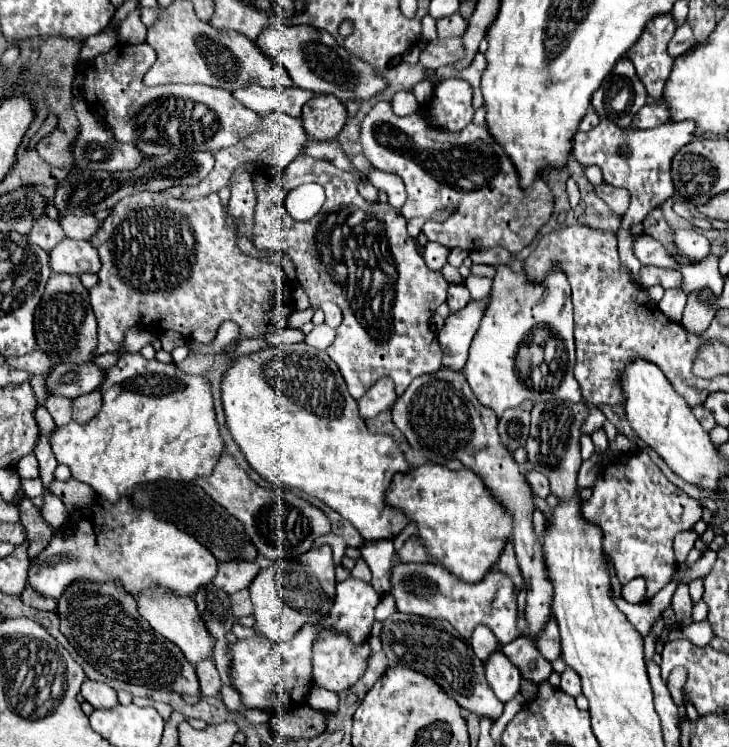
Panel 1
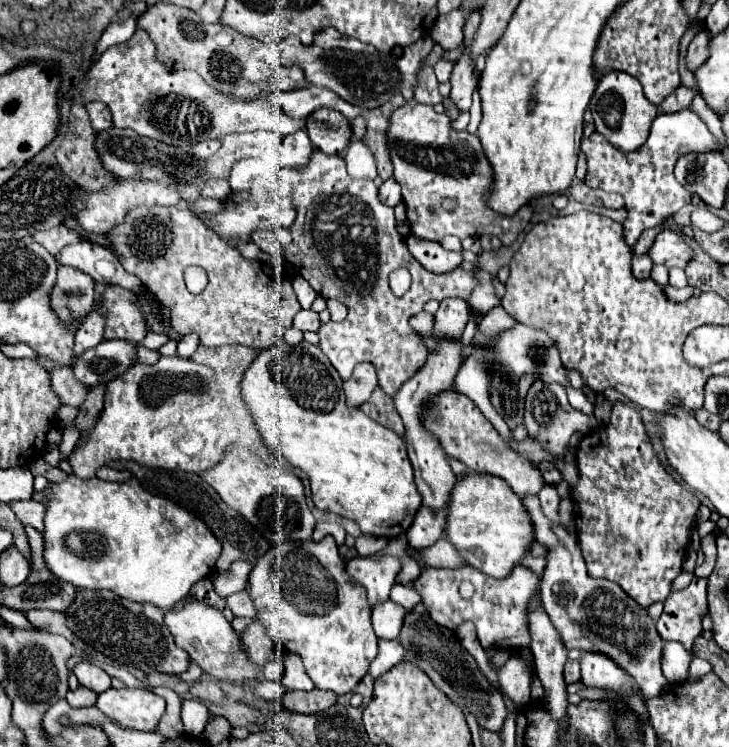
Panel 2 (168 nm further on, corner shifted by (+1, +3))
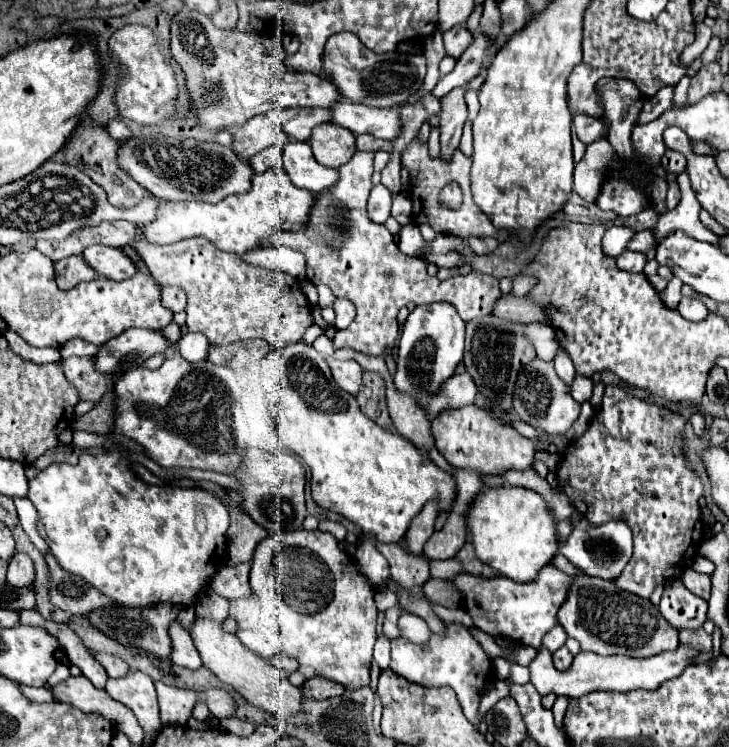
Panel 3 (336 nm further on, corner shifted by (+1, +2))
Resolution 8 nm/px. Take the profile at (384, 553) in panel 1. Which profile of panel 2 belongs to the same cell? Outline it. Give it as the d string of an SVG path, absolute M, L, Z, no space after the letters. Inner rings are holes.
M394 583L394 585L392 585L390 599L392 599L394 603L406 607L406 611L410 611L416 603L420 603L418 593L414 593L412 589L408 589L408 585L400 585L400 583Z

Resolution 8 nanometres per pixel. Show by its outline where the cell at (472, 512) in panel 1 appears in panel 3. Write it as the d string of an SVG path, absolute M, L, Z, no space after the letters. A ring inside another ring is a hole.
M488 488L474 500L468 512L468 530L476 556L490 564L498 574L516 582L532 582L538 570L558 554L560 538L556 532L554 512L548 502L528 488Z

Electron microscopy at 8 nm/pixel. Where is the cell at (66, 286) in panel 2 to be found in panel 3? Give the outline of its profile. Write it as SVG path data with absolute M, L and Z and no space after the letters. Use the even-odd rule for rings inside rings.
M82 256L64 258L54 264L54 270L56 270L56 282L62 290L68 290L82 280L94 280L98 276L92 266L86 266Z

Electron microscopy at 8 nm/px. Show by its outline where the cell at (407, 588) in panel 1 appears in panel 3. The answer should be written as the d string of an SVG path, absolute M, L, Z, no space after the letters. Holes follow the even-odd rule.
M554 566L542 568L538 578L534 582L514 582L510 578L480 578L472 574L458 574L454 578L454 584L464 592L464 606L468 606L470 616L474 622L488 634L508 634L514 638L520 646L542 646L544 634L558 624L556 612L566 600L566 594L570 592L570 576L560 572ZM472 598L472 602L470 602Z

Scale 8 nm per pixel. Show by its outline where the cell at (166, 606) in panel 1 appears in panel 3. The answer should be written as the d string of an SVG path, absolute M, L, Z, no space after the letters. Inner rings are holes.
M196 618L190 628L190 636L200 652L204 666L210 668L224 684L230 684L232 688L236 688L256 708L264 708L266 712L272 712L274 716L280 716L280 718L298 716L304 712L302 688L292 686L288 680L288 672L284 668L270 664L266 658L262 658L256 652L252 652L250 648L246 648L236 634L224 632L220 628L220 624L214 620Z

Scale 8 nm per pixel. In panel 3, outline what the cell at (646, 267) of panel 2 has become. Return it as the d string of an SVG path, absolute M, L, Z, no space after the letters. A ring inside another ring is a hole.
M624 250L624 252L616 258L616 264L618 264L620 270L626 270L626 272L642 272L644 266L646 266L646 258L644 258L644 254L640 254L640 252Z

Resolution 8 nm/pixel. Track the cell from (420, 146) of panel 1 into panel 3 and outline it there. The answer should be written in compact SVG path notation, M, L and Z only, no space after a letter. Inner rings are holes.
M412 140L410 146L402 152L402 164L406 166L406 170L410 172L410 200L412 200L412 208L414 208L414 222L416 224L430 224L436 232L440 234L454 234L454 236L494 236L498 240L506 240L508 234L504 230L496 230L492 226L492 222L486 218L486 214L482 214L482 210L478 210L478 206L474 204L472 196L470 196L470 166L472 160L468 156L464 156L460 150L454 152L452 162L444 162L440 158L430 158L428 156L428 144L422 144L418 140ZM456 182L462 188L462 204L458 210L450 210L446 206L440 204L440 192L446 184Z

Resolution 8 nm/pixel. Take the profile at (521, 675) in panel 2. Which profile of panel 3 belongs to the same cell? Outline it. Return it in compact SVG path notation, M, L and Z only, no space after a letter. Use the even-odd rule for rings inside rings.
M680 644L676 650L672 652L662 652L656 656L650 656L646 660L642 658L630 658L630 656L598 656L592 652L580 652L570 670L566 672L558 672L552 664L552 654L544 650L544 646L538 650L538 656L530 662L530 682L536 686L536 690L544 696L544 694L558 694L558 696L570 696L570 698L578 698L584 696L588 692L594 690L618 690L618 692L628 692L628 690L654 690L658 688L662 682L676 678L678 674L684 672L686 666L692 664L692 660L700 656L700 650L692 648L692 646L684 646Z

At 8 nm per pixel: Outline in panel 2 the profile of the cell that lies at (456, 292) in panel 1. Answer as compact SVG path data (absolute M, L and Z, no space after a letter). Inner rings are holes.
M444 299L440 309L434 313L434 335L436 337L460 337L470 319L470 307L464 299Z

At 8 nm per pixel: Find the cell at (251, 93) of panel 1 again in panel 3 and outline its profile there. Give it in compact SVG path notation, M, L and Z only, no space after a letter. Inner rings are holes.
M338 102L332 106L332 114L334 114L334 122L348 128L350 132L358 134L372 134L374 138L382 138L382 140L392 140L398 138L398 130L402 130L402 118L398 118L398 110L396 108L368 108L362 104L352 104L352 102Z

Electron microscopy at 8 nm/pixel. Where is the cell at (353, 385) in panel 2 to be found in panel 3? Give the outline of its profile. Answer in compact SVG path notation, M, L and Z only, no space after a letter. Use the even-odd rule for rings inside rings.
M354 360L332 362L330 368L332 368L332 378L334 378L334 382L336 382L342 390L346 390L346 392L350 392L350 394L356 394L356 392L358 392L360 384L362 384L362 368L360 368L358 362L354 362Z

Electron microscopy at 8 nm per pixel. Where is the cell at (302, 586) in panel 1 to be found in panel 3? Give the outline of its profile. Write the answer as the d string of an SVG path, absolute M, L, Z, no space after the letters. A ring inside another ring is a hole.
M294 530L288 534L274 534L264 538L254 552L250 570L252 592L270 602L278 616L278 636L282 648L296 656L300 664L312 666L320 676L342 684L348 690L358 690L370 684L370 660L372 646L376 642L376 618L374 586L358 572L352 558L340 550L338 540L330 532Z

